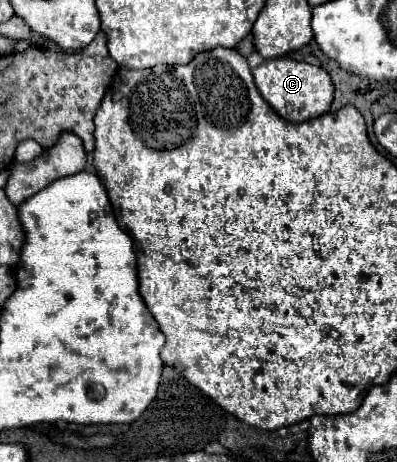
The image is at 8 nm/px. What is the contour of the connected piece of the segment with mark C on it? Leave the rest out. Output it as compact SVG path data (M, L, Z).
M278 57L278 59L268 59L262 65L254 67L252 75L262 97L286 121L300 123L300 121L320 117L322 113L330 111L334 85L332 85L330 75L322 67L314 67L310 63L296 61L290 57Z

